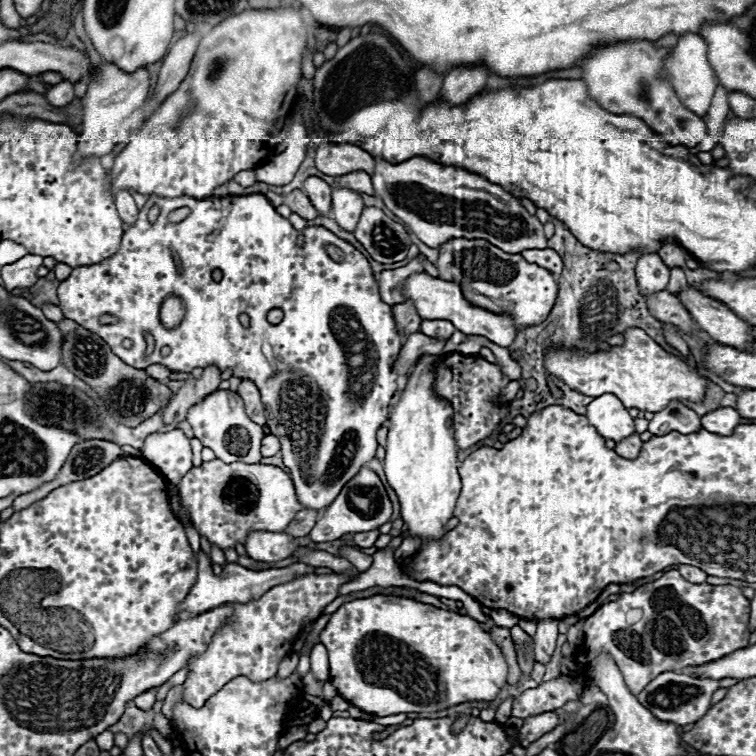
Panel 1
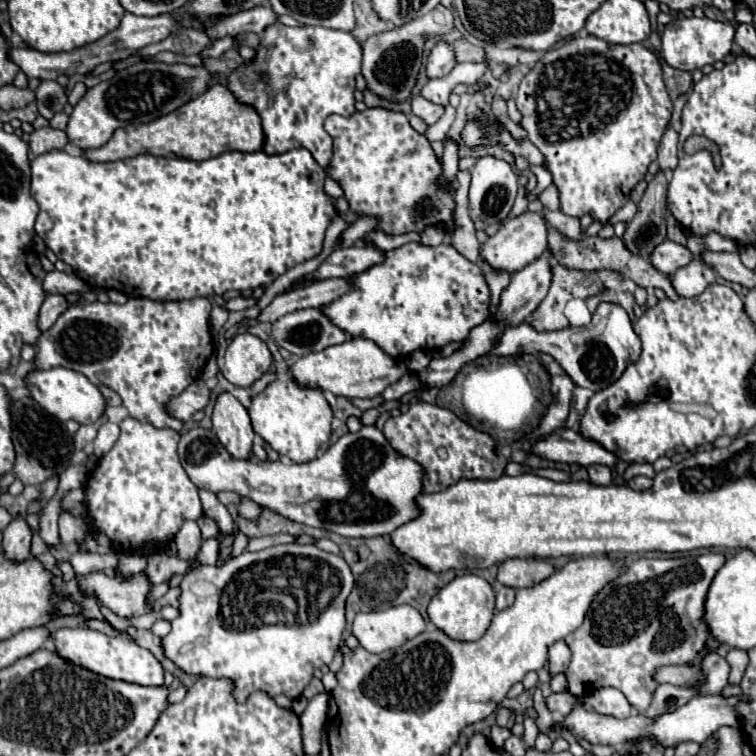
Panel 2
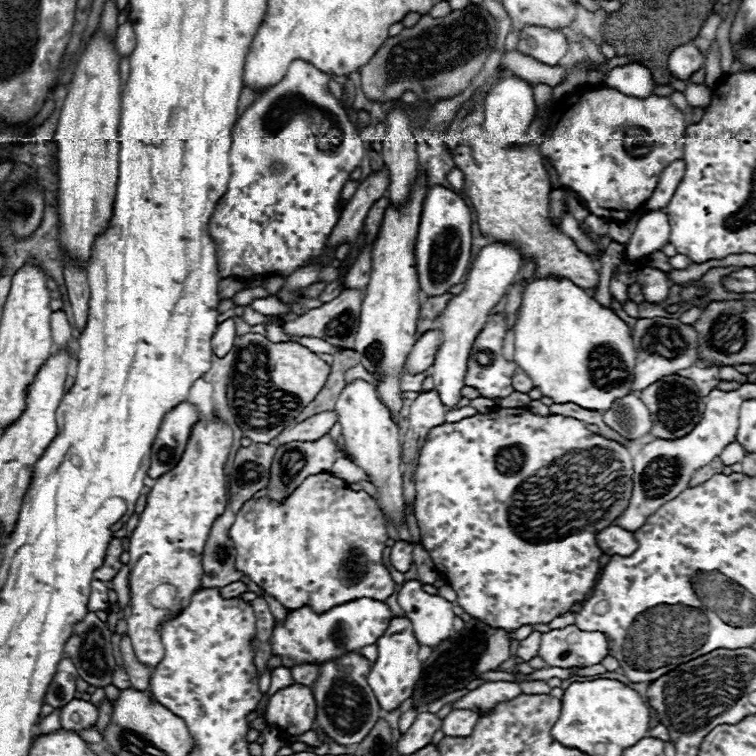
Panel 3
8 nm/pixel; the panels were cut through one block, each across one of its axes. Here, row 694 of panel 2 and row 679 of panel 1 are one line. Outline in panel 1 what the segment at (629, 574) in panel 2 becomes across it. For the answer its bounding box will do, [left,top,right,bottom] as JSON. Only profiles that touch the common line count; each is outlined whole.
[574,570,750,694]

